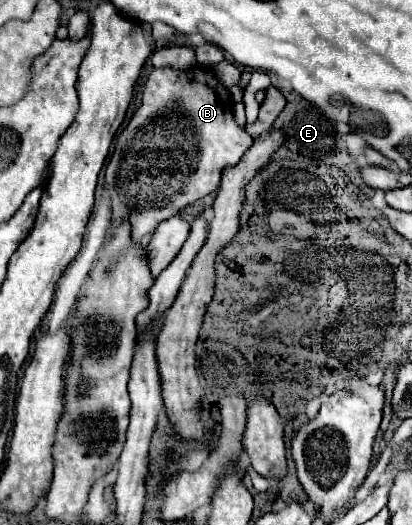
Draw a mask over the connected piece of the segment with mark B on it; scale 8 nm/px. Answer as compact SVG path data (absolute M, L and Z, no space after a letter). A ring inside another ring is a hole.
M194 65L184 71L174 67L152 69L144 85L142 103L140 107L136 107L132 119L118 135L114 153L104 171L104 189L110 195L112 213L112 225L106 237L112 235L114 227L118 229L124 221L128 221L130 237L134 239L134 243L142 243L162 221L180 215L184 207L218 189L222 169L226 165L236 165L252 143L252 137L236 125L232 105L234 103L230 99L230 91L218 81L212 67Z

